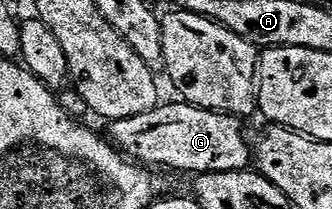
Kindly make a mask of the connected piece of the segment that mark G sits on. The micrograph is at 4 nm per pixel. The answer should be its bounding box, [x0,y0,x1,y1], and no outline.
[107,100,254,176]

